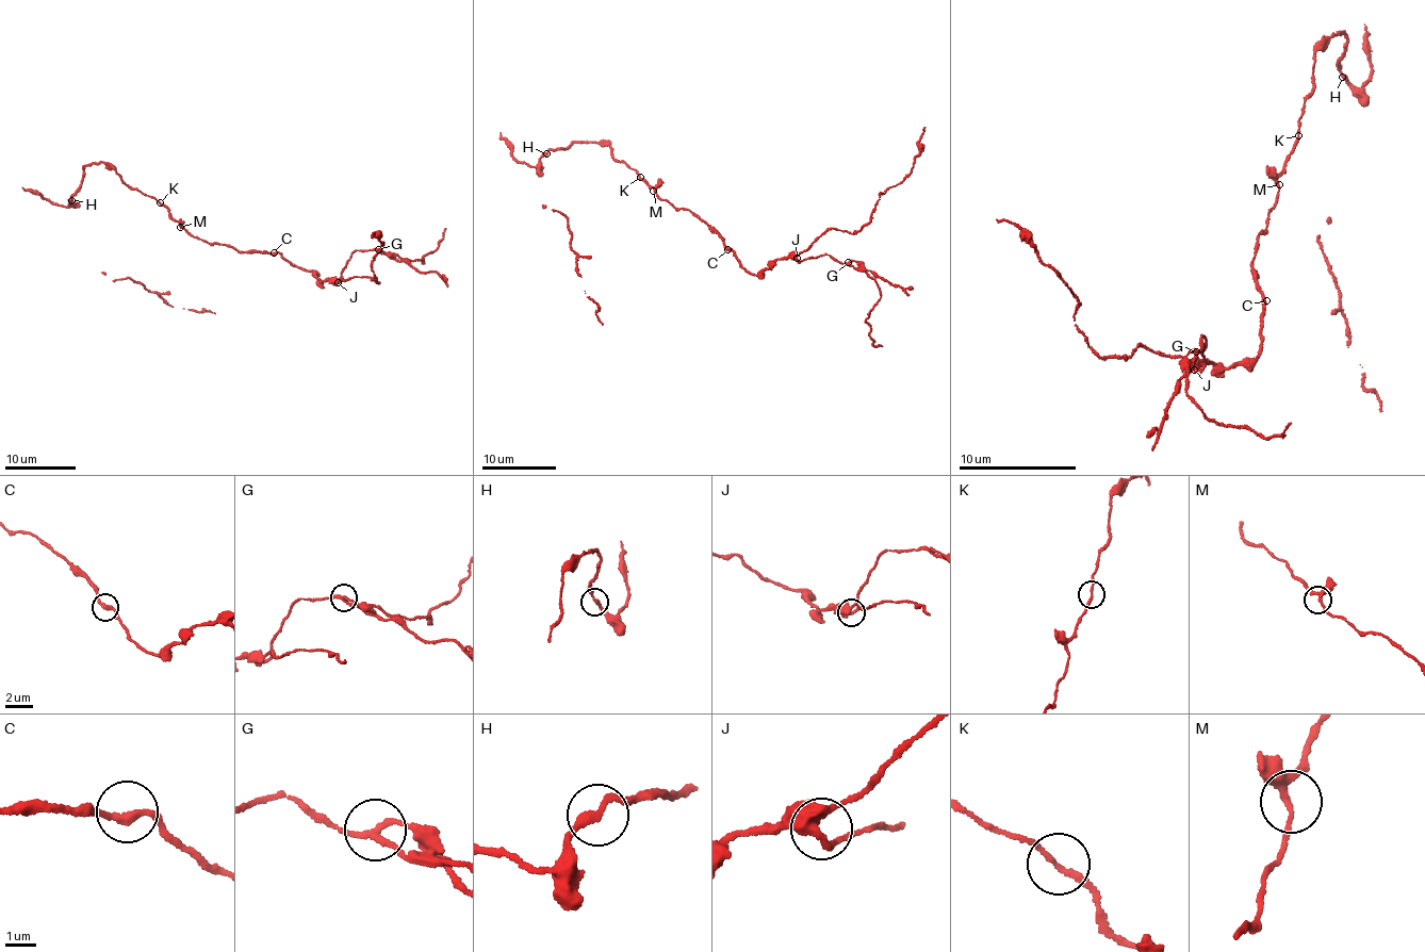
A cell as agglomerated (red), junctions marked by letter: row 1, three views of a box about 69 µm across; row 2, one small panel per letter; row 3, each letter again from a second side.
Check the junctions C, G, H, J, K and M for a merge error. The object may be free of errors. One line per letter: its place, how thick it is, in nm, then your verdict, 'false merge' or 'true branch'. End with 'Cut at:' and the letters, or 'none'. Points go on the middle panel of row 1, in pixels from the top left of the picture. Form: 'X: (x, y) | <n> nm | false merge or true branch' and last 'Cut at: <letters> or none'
C: (727, 249) | 240 nm | true branch
G: (848, 262) | 190 nm | false merge
H: (546, 153) | 220 nm | true branch
J: (797, 258) | 400 nm | true branch
K: (640, 177) | 170 nm | true branch
M: (653, 191) | 200 nm | true branch
Cut at: G

